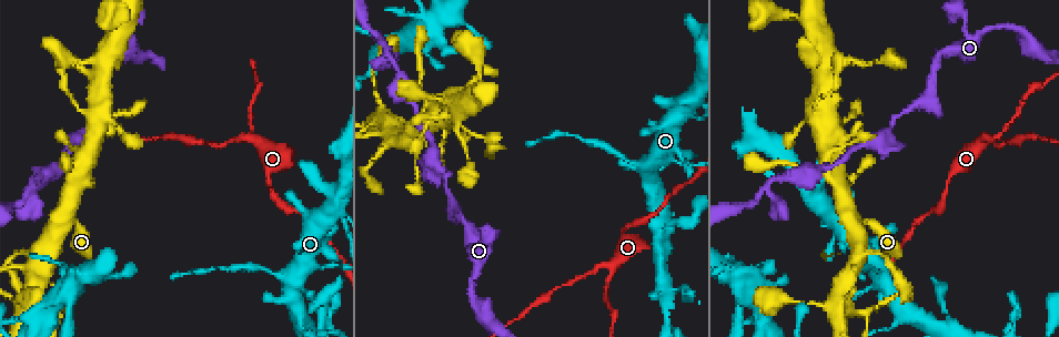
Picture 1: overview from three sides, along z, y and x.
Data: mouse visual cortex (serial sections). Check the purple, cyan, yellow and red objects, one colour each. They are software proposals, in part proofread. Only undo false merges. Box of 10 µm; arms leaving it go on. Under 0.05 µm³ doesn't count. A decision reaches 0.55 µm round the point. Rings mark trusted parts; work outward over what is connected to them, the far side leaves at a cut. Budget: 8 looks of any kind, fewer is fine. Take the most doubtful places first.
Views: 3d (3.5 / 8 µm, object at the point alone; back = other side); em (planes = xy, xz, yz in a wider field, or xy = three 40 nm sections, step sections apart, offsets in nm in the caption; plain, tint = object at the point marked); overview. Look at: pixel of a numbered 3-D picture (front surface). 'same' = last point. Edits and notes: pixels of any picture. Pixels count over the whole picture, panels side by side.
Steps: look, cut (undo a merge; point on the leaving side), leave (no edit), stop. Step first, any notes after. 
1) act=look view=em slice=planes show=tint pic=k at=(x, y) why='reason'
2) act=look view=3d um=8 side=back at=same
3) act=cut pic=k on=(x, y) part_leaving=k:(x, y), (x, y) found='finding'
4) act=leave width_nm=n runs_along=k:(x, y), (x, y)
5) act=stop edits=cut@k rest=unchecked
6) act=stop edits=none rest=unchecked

act=look view=3d um=3.5 pic=1 at=(639, 165)

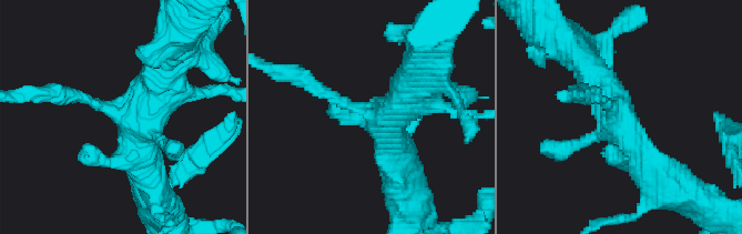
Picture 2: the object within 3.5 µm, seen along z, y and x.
act=look view=em slice=xy step=3 show=tint pic=2 at=(123, 115)

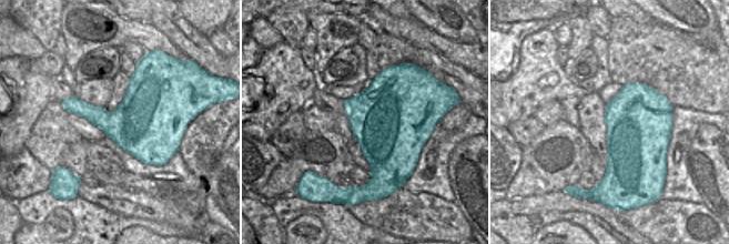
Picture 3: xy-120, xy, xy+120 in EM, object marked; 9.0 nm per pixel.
act=look view=em slice=planes show=tint at=same why='another direction'

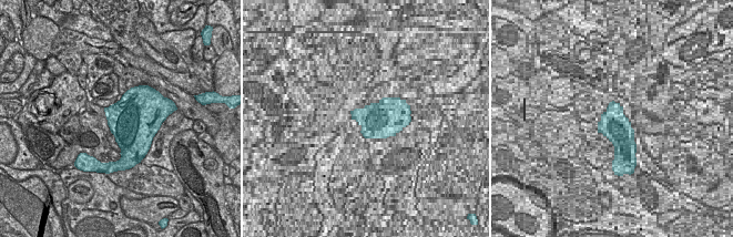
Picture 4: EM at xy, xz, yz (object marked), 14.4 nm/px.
act=cut pic=2 on=(307, 87) part_leaving=2:(339, 100), (309, 80), (278, 72) found='two cells meet here'

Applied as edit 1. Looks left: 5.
act=look view=3d um=8 pic=1 at=(385, 46) why='three arms meet'

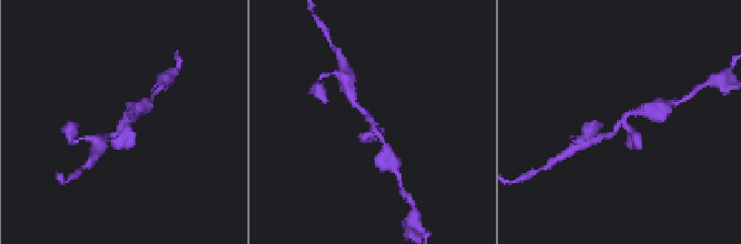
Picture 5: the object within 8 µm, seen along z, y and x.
act=look view=em slice=xy step=2 show=tint at=same

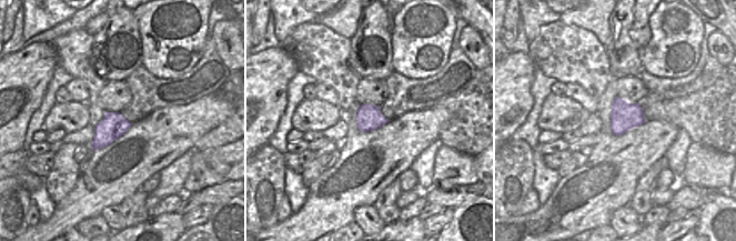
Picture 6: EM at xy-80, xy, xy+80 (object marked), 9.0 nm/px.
act=leave runs_along=5:(386, 149), (366, 112), (354, 104) found='all the same cell'

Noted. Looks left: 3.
act=look view=3d um=3.5 pic=1 at=(995, 136) why='three arms meet'

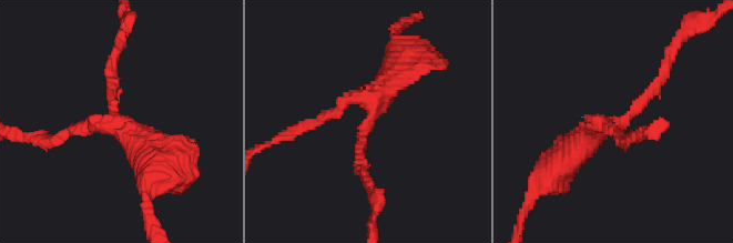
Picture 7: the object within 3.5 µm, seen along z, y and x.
act=look view=em slice=xy step=2 show=tint pic=7 at=(123, 125) arms=3 arm_widths_nm=150,150,400

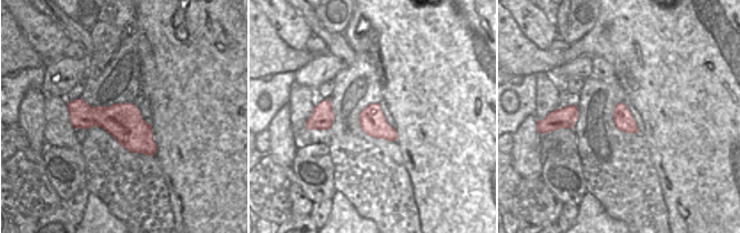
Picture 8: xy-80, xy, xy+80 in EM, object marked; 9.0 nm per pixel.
act=look view=em slice=planes show=tint at=same

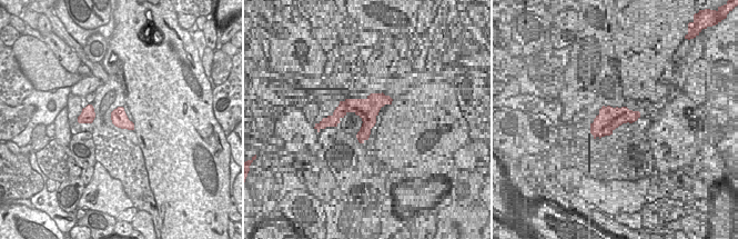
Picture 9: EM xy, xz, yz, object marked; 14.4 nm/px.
act=leave width_nm=240 runs_along=7:(558, 165), (591, 131), (622, 121), (665, 73) found='one cell here'

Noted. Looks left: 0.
act=stop edits=cut@2 rest=unchecked

